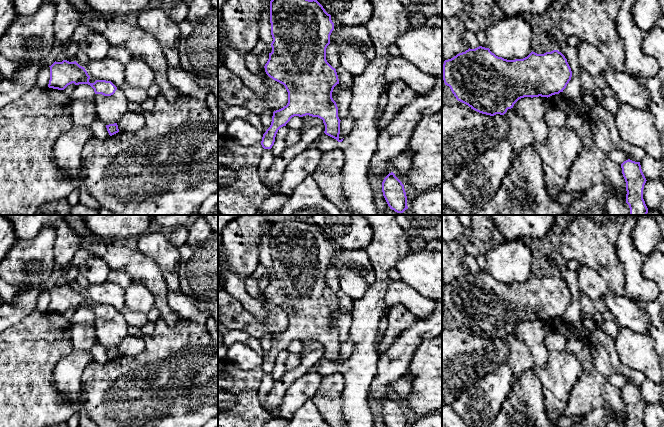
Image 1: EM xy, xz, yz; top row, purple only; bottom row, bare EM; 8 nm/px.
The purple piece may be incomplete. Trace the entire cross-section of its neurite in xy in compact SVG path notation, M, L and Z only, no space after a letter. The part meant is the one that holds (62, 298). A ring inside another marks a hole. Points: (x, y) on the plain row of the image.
M55 285L49 291L49 312L64 314L68 309L72 307L75 309L88 308L94 313L95 318L102 318L104 320L111 320L117 314L117 311L111 305L96 304L94 307L90 307L90 300L88 299L87 295L76 285Z

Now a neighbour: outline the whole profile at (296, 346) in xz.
M294 340L290 343L290 345L286 348L289 354L299 354L303 349L302 341Z

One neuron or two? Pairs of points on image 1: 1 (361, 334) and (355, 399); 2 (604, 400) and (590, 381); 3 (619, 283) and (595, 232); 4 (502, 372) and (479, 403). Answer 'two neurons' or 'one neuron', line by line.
1: one neuron
2: one neuron
3: one neuron
4: one neuron

